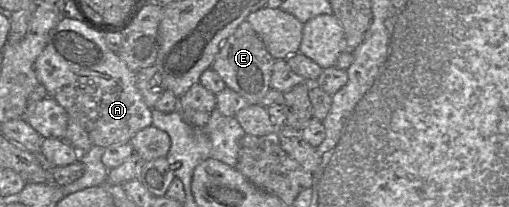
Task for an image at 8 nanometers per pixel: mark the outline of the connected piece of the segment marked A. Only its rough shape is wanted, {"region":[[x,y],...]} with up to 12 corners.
{"region":[[61,17],[34,64],[93,145],[152,125],[104,34]]}

